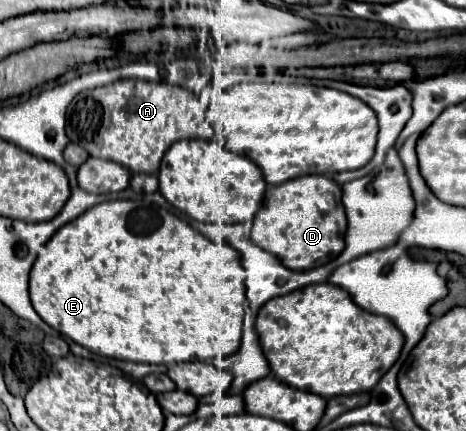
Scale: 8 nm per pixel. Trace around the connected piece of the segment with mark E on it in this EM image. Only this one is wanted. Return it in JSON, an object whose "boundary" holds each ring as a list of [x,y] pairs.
{"boundary":[[[111,200],[111,202],[101,202],[89,212],[81,214],[77,220],[71,220],[63,228],[55,232],[55,236],[45,244],[41,254],[37,256],[33,270],[31,270],[31,280],[29,280],[29,292],[31,292],[31,304],[35,312],[55,330],[61,334],[69,336],[77,344],[93,350],[95,354],[109,356],[109,358],[119,358],[119,360],[129,360],[129,362],[143,362],[149,364],[172,365],[175,363],[199,360],[202,362],[217,362],[215,364],[219,370],[221,360],[227,358],[229,354],[237,352],[241,344],[243,333],[243,320],[245,314],[249,312],[246,297],[246,272],[241,265],[241,258],[237,256],[237,250],[229,248],[225,242],[213,242],[207,236],[199,234],[195,228],[191,228],[187,222],[177,218],[175,214],[159,208],[157,204],[143,202],[143,200]]]}

